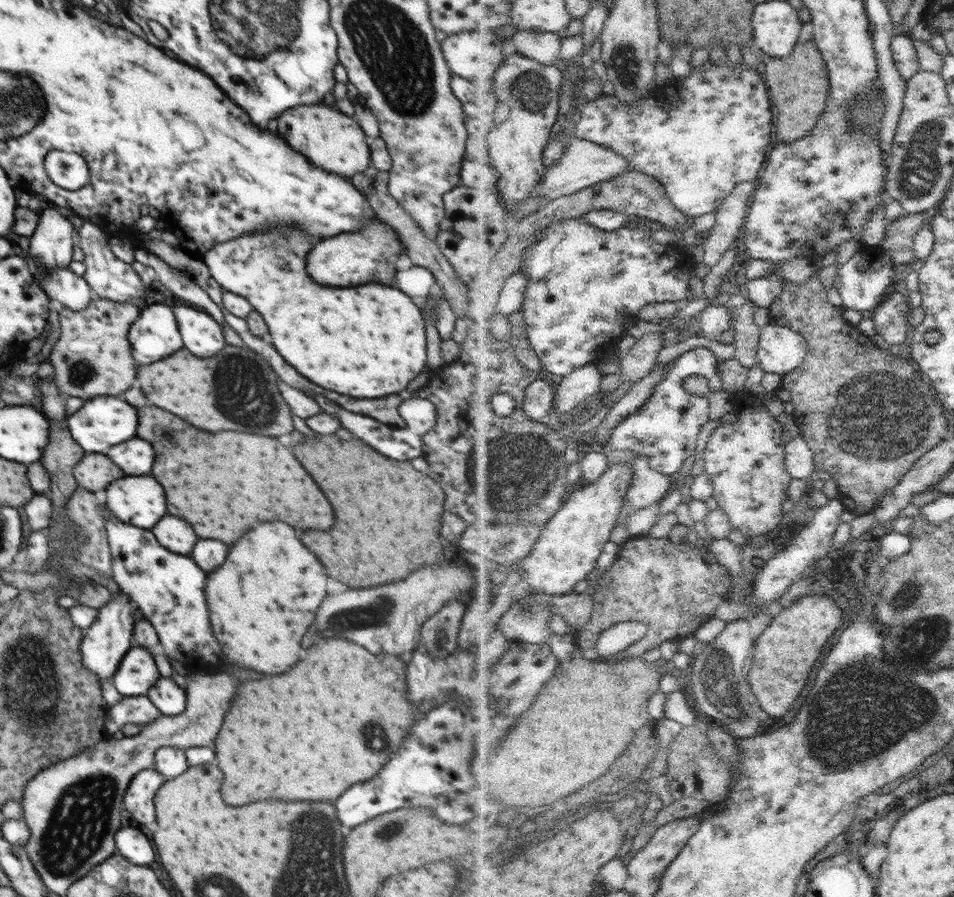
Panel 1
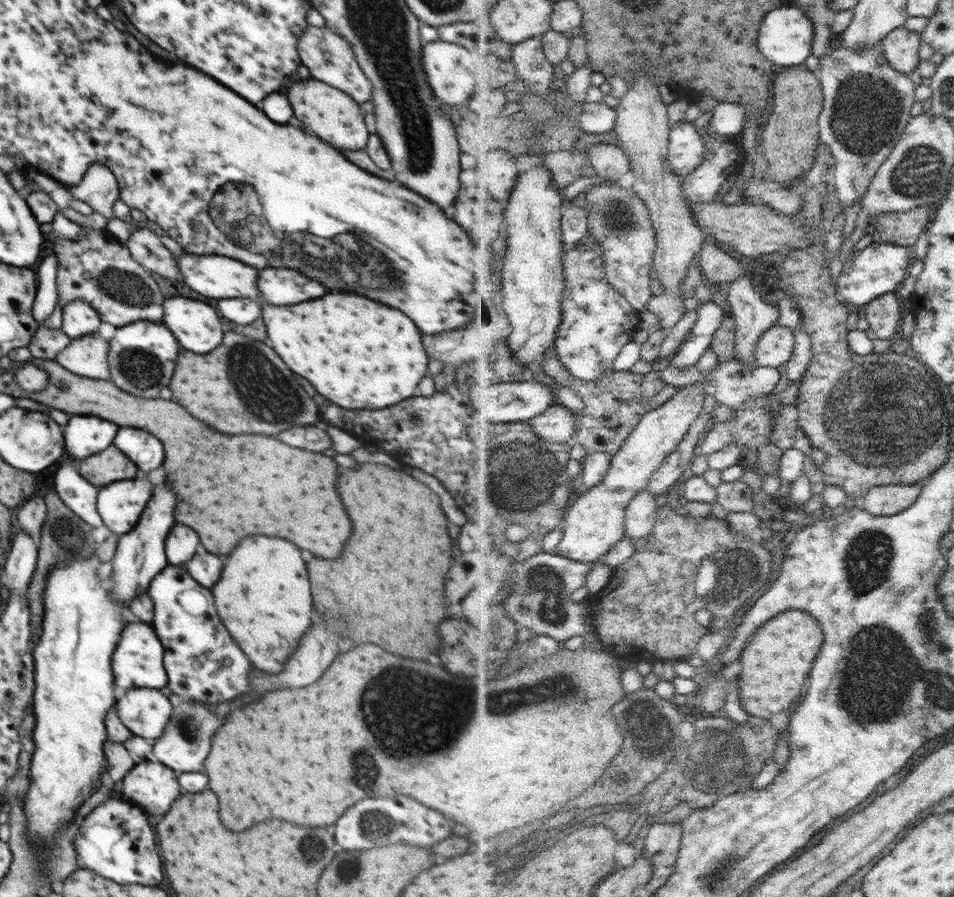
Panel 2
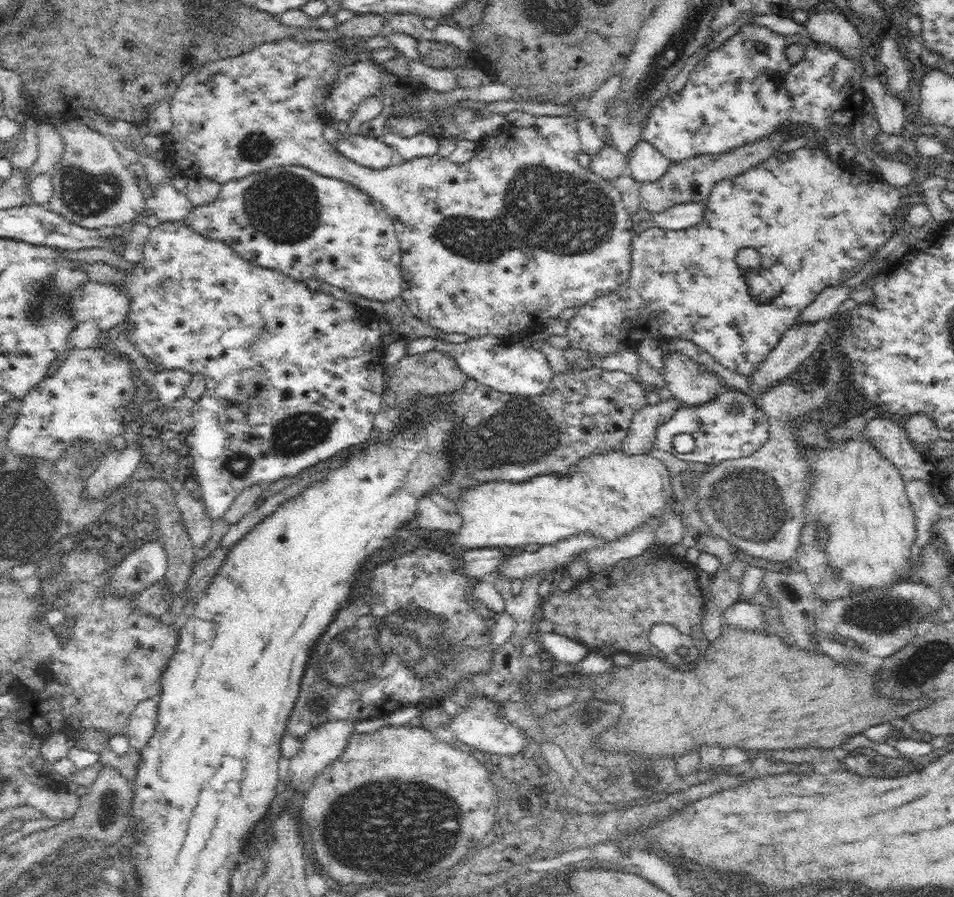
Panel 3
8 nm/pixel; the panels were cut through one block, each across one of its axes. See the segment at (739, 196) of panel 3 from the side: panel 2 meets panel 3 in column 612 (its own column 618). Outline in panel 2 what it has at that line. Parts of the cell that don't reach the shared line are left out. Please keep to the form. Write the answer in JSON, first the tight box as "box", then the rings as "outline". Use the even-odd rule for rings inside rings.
{"box":[556,243,642,381],"outline":[[[600,243],[578,244],[566,251],[567,291],[564,297],[564,320],[556,340],[560,358],[582,380],[598,381],[615,371],[620,353],[634,342],[642,324],[639,311],[608,279]]]}

